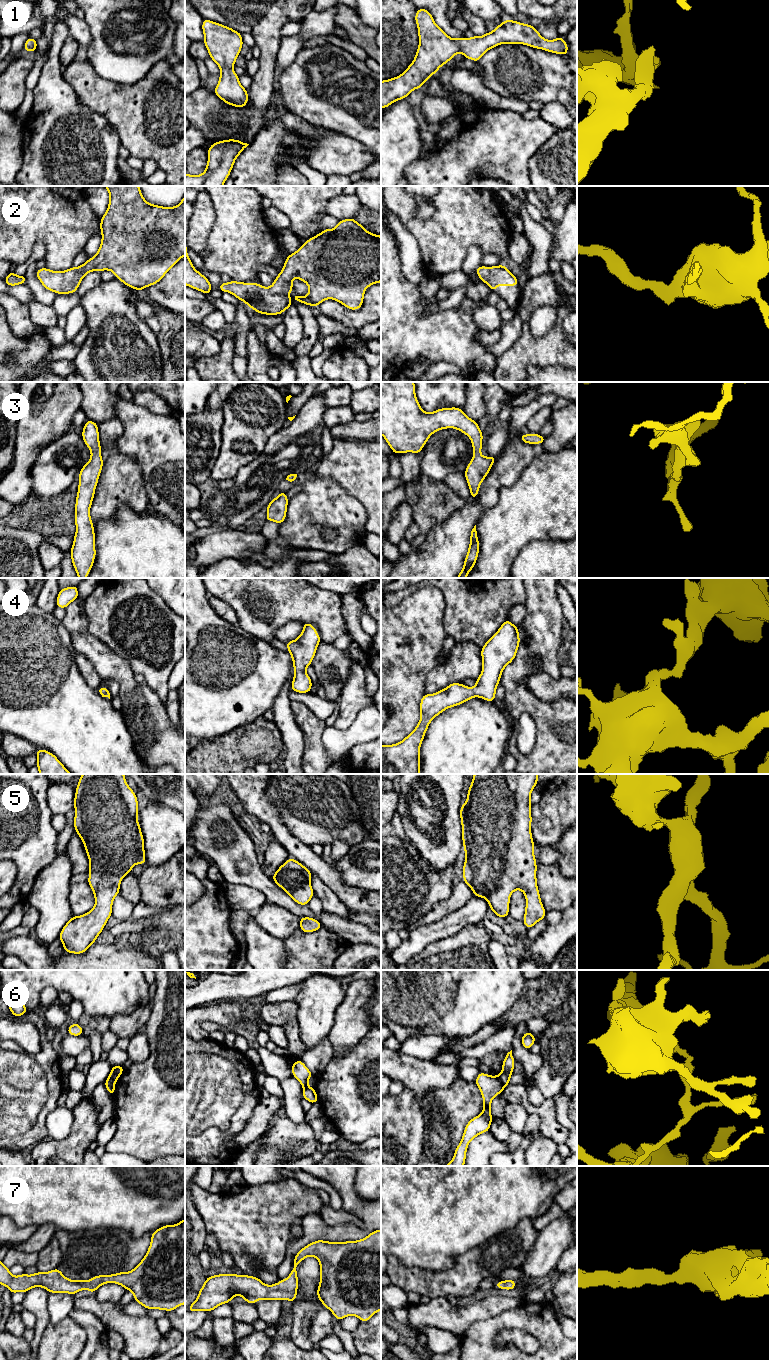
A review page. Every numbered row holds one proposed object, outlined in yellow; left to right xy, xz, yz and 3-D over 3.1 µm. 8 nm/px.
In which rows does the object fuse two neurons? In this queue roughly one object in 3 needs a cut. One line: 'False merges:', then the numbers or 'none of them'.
False merges: 6

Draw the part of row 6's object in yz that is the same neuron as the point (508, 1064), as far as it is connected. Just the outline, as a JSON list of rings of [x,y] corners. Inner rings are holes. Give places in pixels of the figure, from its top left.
[[[512,1050],[508,1052],[504,1058],[502,1064],[502,1072],[498,1074],[498,1078],[502,1082],[503,1087],[507,1087],[509,1085],[509,1081],[514,1070],[515,1060],[513,1058]]]

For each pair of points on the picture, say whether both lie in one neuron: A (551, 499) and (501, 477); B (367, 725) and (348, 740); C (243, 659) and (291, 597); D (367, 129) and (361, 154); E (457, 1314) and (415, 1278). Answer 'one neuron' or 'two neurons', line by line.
A: two neurons
B: one neuron
C: two neurons
D: two neurons
E: two neurons

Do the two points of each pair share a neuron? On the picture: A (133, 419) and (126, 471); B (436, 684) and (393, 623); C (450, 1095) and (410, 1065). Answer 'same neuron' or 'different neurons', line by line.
A: different neurons
B: different neurons
C: different neurons

